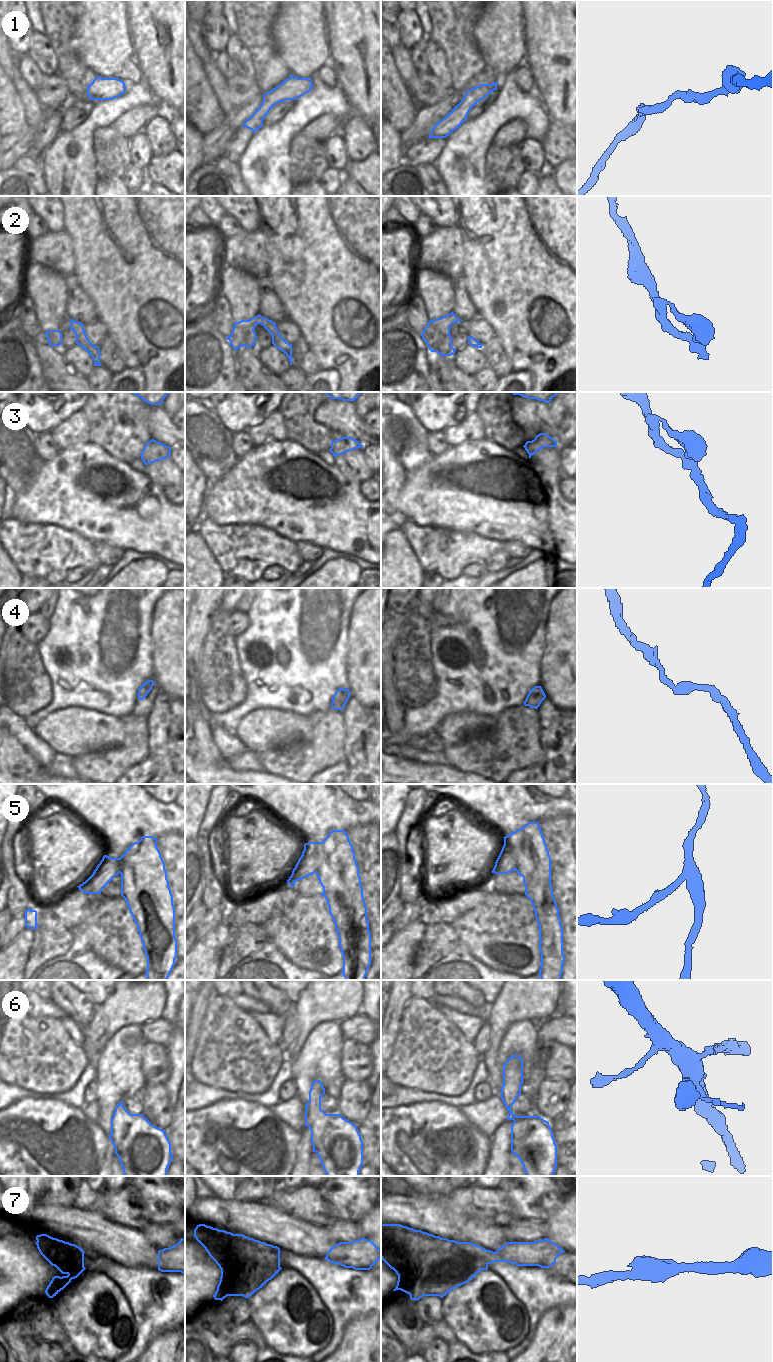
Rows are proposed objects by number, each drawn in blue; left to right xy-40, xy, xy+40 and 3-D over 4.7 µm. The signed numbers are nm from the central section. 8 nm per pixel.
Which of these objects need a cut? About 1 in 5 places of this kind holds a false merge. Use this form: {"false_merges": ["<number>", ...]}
{"false_merges": ["5", "7"]}

